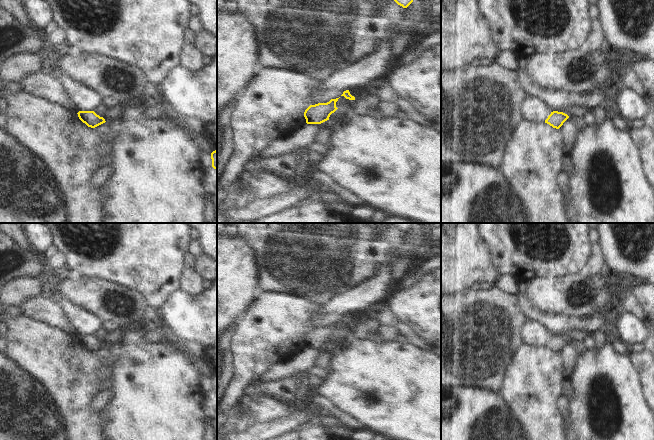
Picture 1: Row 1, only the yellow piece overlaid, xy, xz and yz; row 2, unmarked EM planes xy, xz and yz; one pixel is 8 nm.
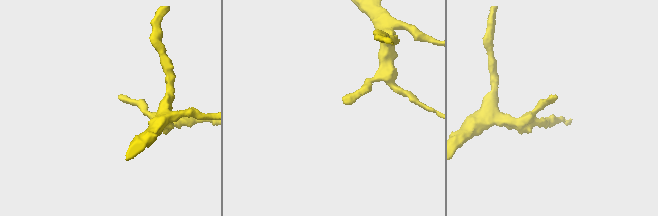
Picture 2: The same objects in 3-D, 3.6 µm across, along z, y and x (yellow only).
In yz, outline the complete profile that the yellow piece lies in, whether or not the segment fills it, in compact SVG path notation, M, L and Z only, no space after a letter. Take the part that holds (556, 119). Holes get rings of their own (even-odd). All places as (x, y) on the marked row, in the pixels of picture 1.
M553 111L545 120L545 123L553 128L559 129L568 118L569 116L563 112Z

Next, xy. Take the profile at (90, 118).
M79 111L77 114L79 119L91 128L95 128L106 122L103 117L100 117L94 111Z

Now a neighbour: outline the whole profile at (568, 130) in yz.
M569 117L559 128L559 131L561 132L563 138L563 144L561 148L562 153L563 155L569 155L578 133L576 125L571 121Z

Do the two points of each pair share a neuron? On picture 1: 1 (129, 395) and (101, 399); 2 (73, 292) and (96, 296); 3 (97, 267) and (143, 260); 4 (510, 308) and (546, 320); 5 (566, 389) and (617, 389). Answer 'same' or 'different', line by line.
1: different
2: same
3: same
4: different
5: different

